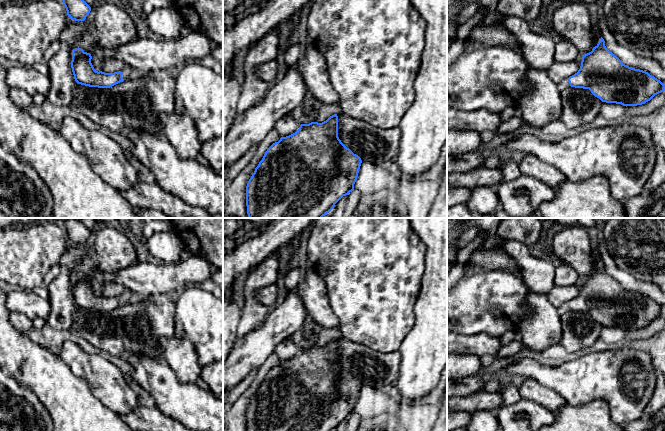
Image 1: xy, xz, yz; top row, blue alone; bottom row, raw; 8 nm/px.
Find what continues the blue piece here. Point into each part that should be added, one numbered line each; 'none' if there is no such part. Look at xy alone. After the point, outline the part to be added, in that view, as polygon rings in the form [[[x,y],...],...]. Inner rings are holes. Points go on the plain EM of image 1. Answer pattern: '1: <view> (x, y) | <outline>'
1: xy (127, 296) | [[[126,290],[124,293],[121,294],[122,301],[125,304],[128,304],[135,296],[130,290]]]

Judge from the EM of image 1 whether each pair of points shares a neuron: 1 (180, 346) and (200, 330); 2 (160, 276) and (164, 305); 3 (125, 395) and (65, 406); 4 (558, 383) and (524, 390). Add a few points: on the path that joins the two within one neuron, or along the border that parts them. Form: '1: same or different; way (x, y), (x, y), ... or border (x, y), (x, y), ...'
1: different; border (175, 320), (175, 332), (192, 344), (197, 362)
2: different; border (176, 293), (156, 293), (140, 297)
3: different; border (86, 381), (90, 391), (106, 406), (119, 414)
4: different; border (528, 377), (532, 377), (553, 389), (564, 400)

